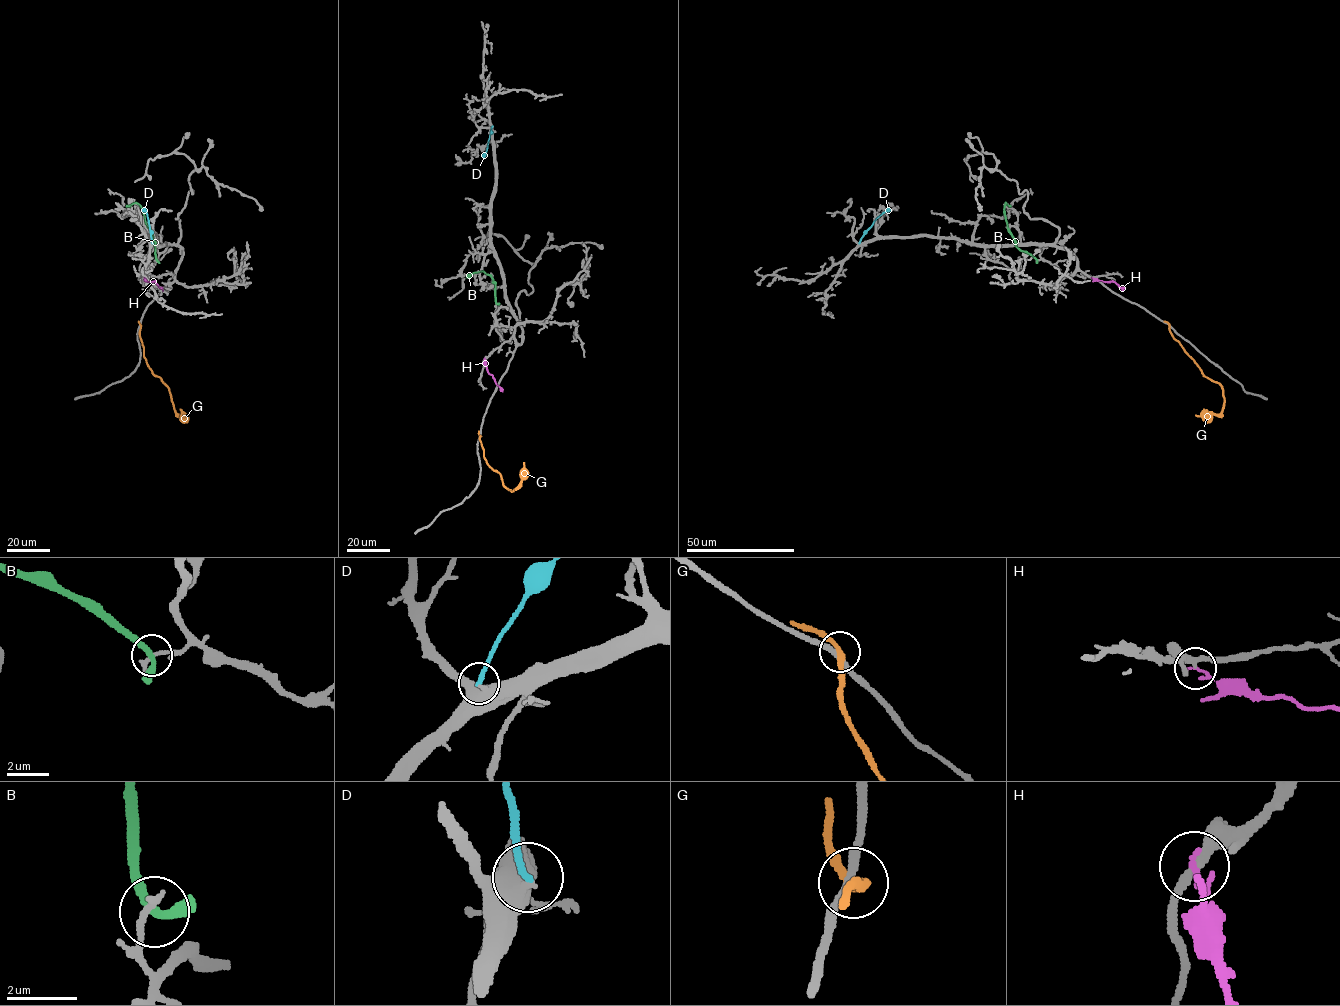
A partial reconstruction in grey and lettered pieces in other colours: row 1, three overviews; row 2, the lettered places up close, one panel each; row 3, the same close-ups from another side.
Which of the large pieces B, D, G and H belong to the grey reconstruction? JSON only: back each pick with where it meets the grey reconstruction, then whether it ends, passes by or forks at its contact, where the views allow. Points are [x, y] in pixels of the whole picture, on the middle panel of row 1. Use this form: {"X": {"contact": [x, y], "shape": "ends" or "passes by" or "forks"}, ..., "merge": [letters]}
{"merge": []}

